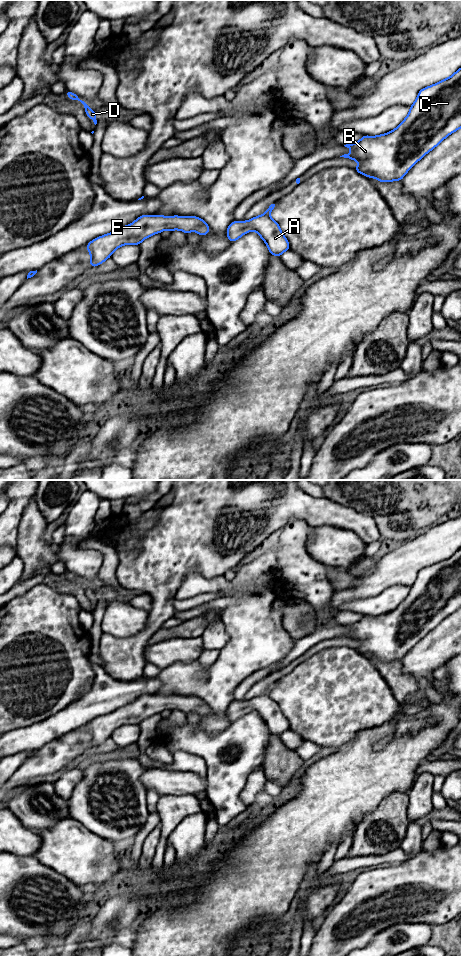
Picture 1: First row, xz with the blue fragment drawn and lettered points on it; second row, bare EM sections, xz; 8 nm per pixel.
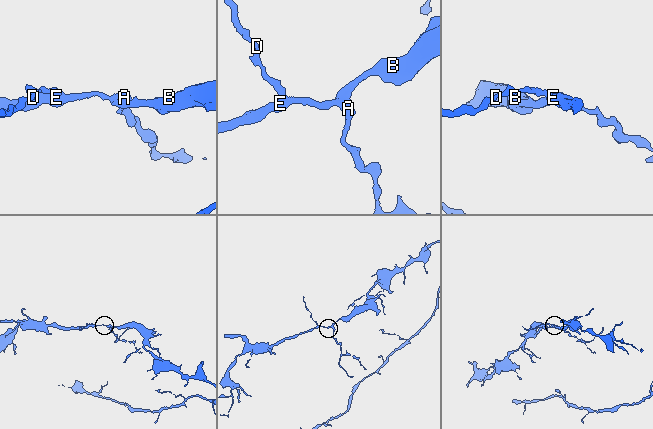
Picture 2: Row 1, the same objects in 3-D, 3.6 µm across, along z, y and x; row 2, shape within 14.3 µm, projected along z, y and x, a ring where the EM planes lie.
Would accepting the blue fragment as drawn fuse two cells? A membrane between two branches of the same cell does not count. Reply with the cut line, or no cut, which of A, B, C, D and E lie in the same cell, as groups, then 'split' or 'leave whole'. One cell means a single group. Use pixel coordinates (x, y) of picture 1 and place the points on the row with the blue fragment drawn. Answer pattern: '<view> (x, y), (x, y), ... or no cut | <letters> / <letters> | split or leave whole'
no cut | A B C D E | leave whole

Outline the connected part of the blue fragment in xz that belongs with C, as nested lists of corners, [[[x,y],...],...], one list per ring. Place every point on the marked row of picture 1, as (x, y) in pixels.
[[[461,68],[449,78],[421,89],[415,102],[410,106],[407,117],[391,132],[378,136],[364,135],[354,144],[344,145],[352,150],[351,154],[340,157],[359,162],[354,169],[371,180],[375,177],[379,182],[401,181],[404,175],[429,151],[433,150],[448,135],[461,128]]]

